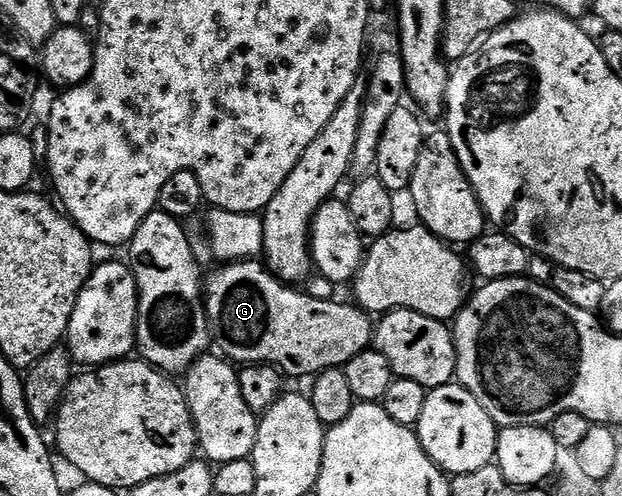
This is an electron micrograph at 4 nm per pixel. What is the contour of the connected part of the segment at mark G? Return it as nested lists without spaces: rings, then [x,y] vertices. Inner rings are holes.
[[[241,261],[241,262],[225,262],[223,265],[217,266],[217,271],[206,279],[206,302],[208,305],[208,320],[212,326],[212,337],[215,346],[218,348],[221,356],[227,357],[236,365],[267,365],[276,368],[277,371],[285,376],[291,375],[308,375],[307,377],[315,377],[321,375],[324,371],[329,371],[335,367],[344,368],[350,361],[354,361],[354,357],[358,357],[358,353],[369,350],[374,343],[374,319],[369,312],[365,311],[359,305],[353,305],[351,302],[340,303],[336,299],[330,301],[318,301],[318,297],[310,297],[307,290],[297,289],[295,286],[283,283],[281,279],[276,278],[267,266],[260,261]]]

